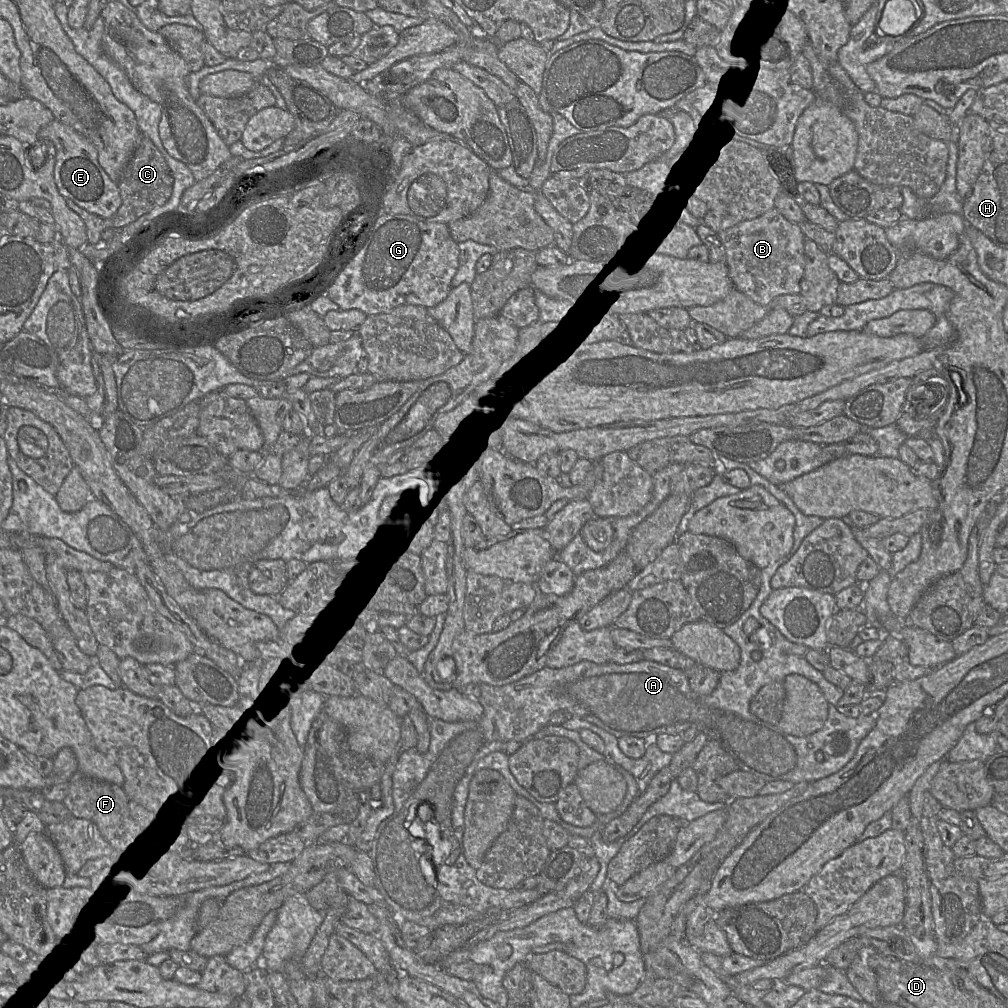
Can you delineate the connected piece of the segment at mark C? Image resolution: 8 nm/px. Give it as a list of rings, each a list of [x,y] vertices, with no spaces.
[[[141,133],[139,144],[118,183],[122,204],[113,217],[104,218],[89,213],[68,198],[66,198],[66,204],[84,221],[88,243],[96,245],[101,239],[104,230],[108,228],[124,228],[154,208],[163,206],[172,195],[173,184],[173,174],[165,158],[154,143],[146,135]]]

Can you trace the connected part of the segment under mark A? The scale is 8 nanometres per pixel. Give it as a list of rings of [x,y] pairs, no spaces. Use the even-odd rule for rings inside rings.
[[[715,455],[714,469],[716,474],[710,484],[691,495],[690,507],[681,518],[677,537],[689,530],[689,521],[698,510],[717,498],[741,491],[724,482],[721,477],[722,472],[734,469],[744,470],[751,486],[764,487],[795,517],[794,541],[790,553],[761,569],[762,582],[755,600],[736,622],[723,629],[741,650],[739,666],[735,670],[721,672],[717,687],[706,696],[691,690],[684,670],[651,660],[643,659],[628,664],[597,664],[584,660],[564,668],[545,666],[506,685],[479,683],[481,693],[478,699],[484,712],[477,720],[446,722],[429,718],[429,748],[427,752],[420,753],[412,747],[400,755],[392,776],[394,812],[379,824],[367,852],[375,874],[373,887],[382,894],[385,905],[399,920],[408,920],[434,930],[444,925],[464,924],[477,919],[490,908],[500,907],[511,890],[483,884],[464,854],[464,811],[469,783],[483,757],[492,752],[504,751],[509,741],[531,738],[549,725],[551,716],[558,710],[568,709],[572,715],[583,718],[617,738],[647,738],[660,733],[676,735],[696,727],[709,739],[720,743],[733,758],[738,770],[752,773],[766,782],[784,780],[794,784],[811,783],[841,770],[853,758],[861,740],[875,727],[875,714],[860,715],[857,718],[841,714],[837,705],[844,690],[827,681],[823,672],[814,668],[804,656],[790,653],[793,642],[785,638],[760,613],[761,605],[773,590],[770,581],[779,566],[797,551],[804,538],[818,528],[824,519],[803,514],[782,489],[745,463]],[[751,617],[760,626],[751,636],[747,636],[743,626]],[[756,650],[762,653],[758,661],[752,658]],[[790,674],[802,675],[816,683],[829,703],[828,716],[822,728],[806,737],[784,733],[777,725],[757,718],[749,708],[752,698],[764,685],[783,681]],[[843,736],[847,738],[847,744],[838,754],[838,740]],[[818,752],[823,753],[823,762],[816,759]],[[419,812],[424,814],[424,818],[419,817]]]

